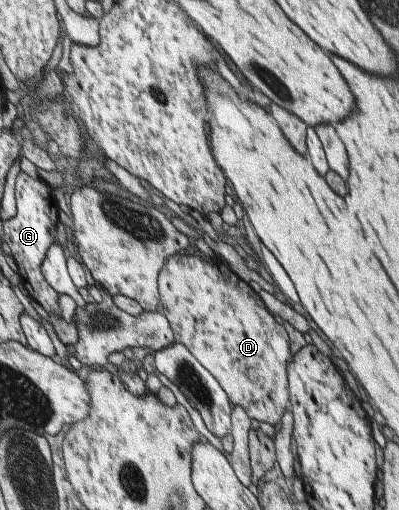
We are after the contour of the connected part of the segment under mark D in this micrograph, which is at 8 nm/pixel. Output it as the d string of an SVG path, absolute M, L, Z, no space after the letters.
M191 254L172 255L160 274L161 313L171 324L175 332L175 342L185 349L213 376L221 389L226 393L228 401L241 407L245 415L258 422L276 426L283 412L290 410L286 367L291 361L289 339L285 329L275 323L275 319L267 313L265 305L255 299L251 289L241 281L233 279L221 259L204 261Z

